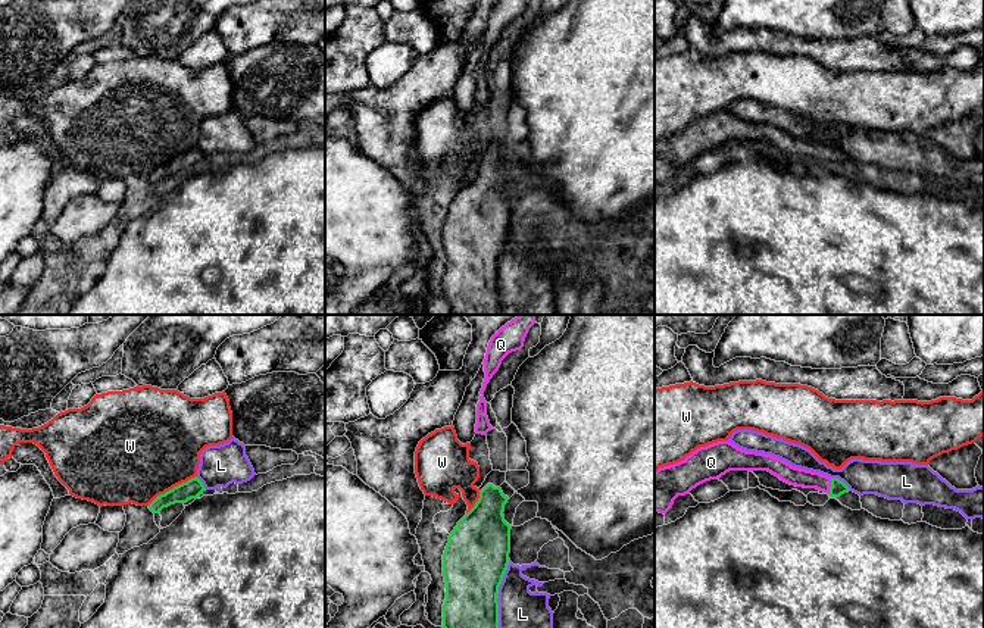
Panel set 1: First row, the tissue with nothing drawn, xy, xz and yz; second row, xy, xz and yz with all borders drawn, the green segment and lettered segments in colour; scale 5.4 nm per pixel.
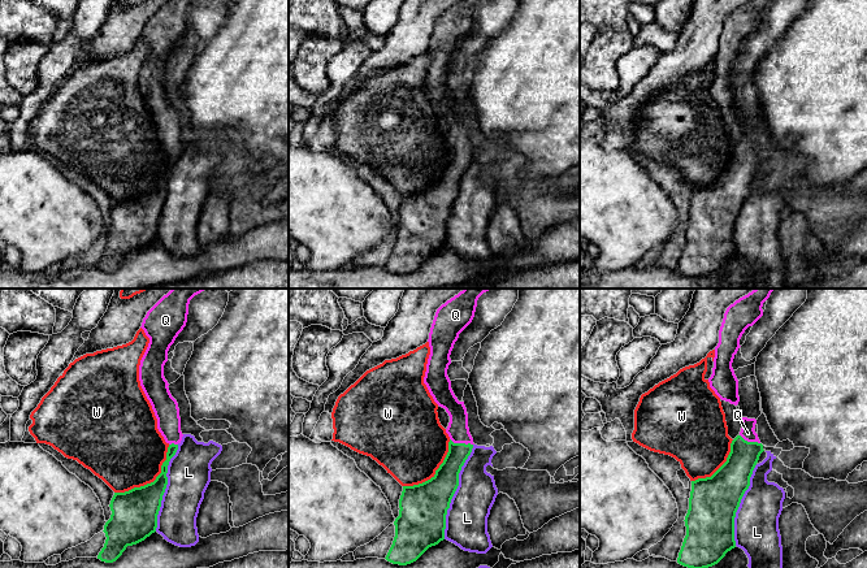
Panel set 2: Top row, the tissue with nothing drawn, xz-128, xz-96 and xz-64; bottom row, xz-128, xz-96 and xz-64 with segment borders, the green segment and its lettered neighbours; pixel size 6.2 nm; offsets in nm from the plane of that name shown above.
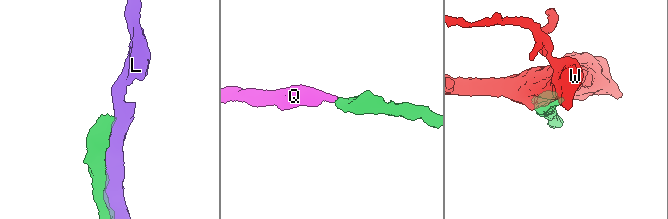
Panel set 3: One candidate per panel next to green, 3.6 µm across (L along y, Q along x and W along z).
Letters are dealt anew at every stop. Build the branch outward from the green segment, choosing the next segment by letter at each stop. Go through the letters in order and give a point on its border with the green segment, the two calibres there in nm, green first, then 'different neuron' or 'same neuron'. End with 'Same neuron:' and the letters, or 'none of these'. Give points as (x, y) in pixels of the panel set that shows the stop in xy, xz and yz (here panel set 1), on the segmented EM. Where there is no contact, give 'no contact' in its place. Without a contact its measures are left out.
L: xz (497, 593) | 360/220 nm | different neuron
Q: yz (831, 486) | 80/100 nm | same neuron
W: xy (172, 489) | 100/500 nm | different neuron
Same neuron: Q

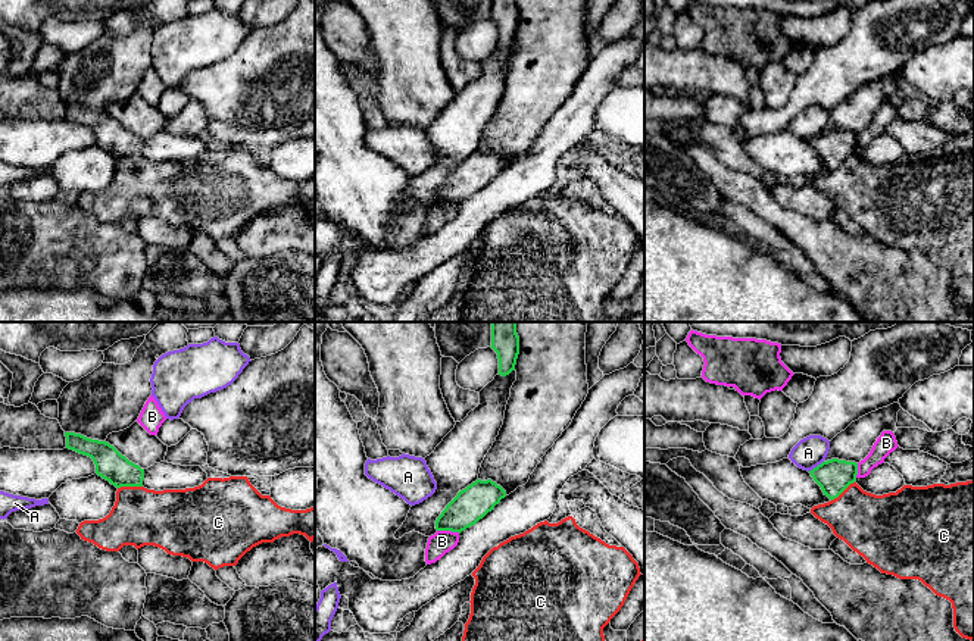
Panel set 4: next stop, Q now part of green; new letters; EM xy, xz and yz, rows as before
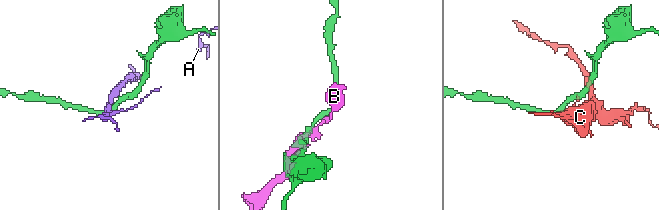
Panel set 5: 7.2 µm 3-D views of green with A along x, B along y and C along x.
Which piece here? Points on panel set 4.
A: yz (817, 466) | 180/170 nm | different neuron
B: xz (449, 530) | 190/120 nm | different neuron
C: xy (130, 485) | 170/320 nm | different neuron
Same neuron: none of these

